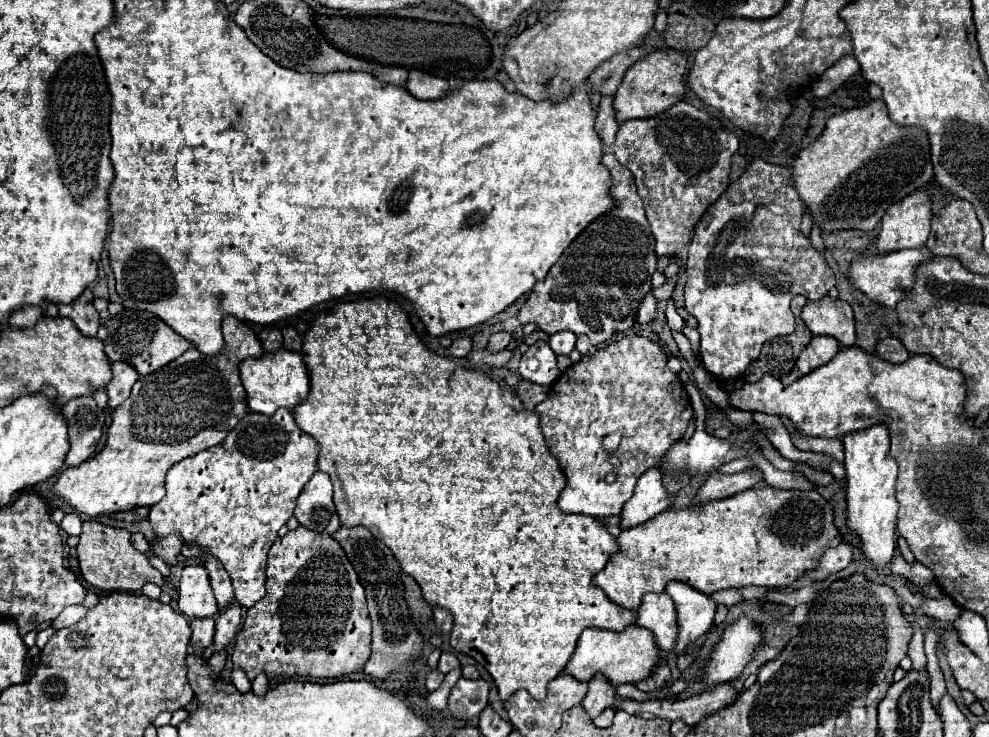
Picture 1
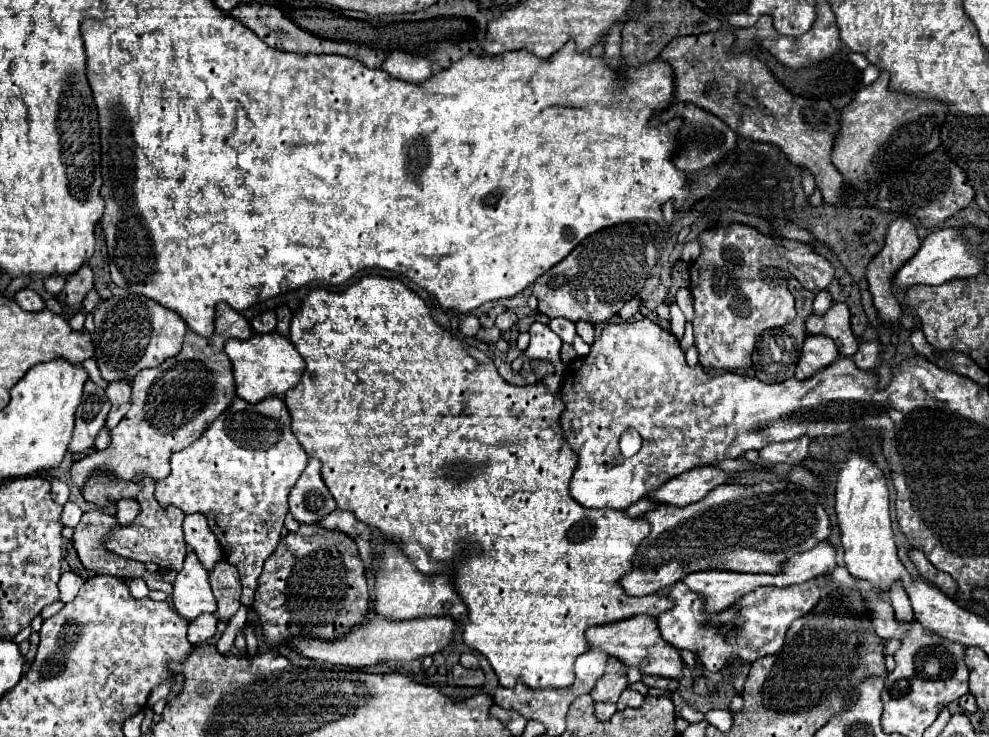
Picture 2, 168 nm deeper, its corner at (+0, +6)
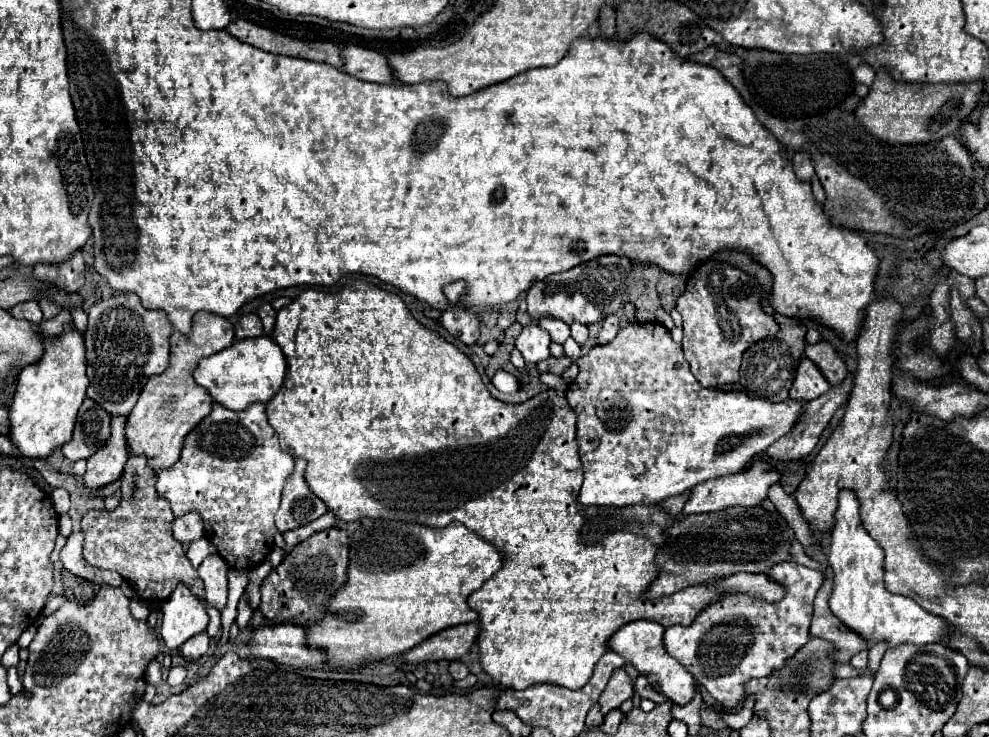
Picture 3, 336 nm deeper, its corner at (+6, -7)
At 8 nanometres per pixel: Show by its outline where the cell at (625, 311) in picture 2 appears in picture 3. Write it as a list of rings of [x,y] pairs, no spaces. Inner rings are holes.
[[[608,316],[608,318],[604,318],[602,328],[600,328],[598,336],[596,336],[598,344],[608,344],[608,342],[618,334],[618,330],[620,330],[620,320],[618,320],[616,316]]]

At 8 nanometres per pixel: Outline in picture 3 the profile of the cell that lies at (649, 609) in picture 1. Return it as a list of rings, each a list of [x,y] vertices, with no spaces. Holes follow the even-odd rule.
[[[782,562],[766,574],[787,588],[780,602],[768,604],[758,598],[740,598],[740,594],[726,596],[702,610],[692,626],[670,626],[664,634],[666,652],[694,674],[722,710],[736,708],[746,698],[746,682],[780,670],[810,638],[812,602],[822,586],[822,572],[796,562]]]

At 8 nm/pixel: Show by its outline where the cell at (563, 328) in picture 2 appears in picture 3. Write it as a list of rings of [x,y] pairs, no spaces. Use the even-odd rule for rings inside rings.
[[[544,316],[544,318],[538,320],[538,324],[540,324],[544,330],[548,330],[550,338],[552,338],[554,342],[564,344],[564,340],[570,336],[570,326],[568,326],[566,322],[560,322],[558,318],[548,318],[548,316]]]

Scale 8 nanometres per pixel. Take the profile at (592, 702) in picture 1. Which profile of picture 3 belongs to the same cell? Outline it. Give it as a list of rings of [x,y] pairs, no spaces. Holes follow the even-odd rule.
[[[624,668],[614,670],[612,678],[608,680],[608,686],[604,688],[602,696],[600,696],[600,708],[604,714],[608,714],[610,710],[618,708],[624,700],[632,698],[634,694],[634,680],[628,676],[628,672]]]

